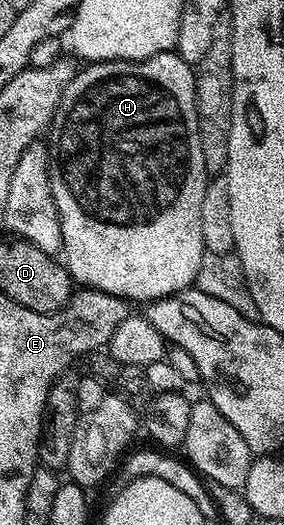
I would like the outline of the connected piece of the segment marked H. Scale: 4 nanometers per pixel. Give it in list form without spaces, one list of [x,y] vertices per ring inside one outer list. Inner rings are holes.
[[[178,52],[158,53],[156,57],[150,57],[144,61],[97,61],[88,64],[86,67],[80,68],[76,72],[73,83],[69,83],[69,87],[65,87],[65,95],[61,95],[61,103],[57,107],[55,116],[51,118],[49,126],[49,134],[51,133],[51,141],[49,140],[49,164],[51,166],[51,190],[53,191],[53,199],[55,206],[59,212],[59,222],[61,223],[61,235],[63,236],[63,248],[61,250],[62,264],[66,265],[67,272],[71,275],[71,280],[76,286],[96,289],[97,291],[105,291],[114,297],[121,297],[128,303],[134,301],[143,301],[142,303],[150,303],[159,301],[163,297],[171,297],[174,293],[180,293],[183,289],[190,289],[195,284],[195,276],[201,267],[201,259],[205,252],[202,233],[201,233],[201,203],[205,198],[206,187],[209,180],[209,174],[205,167],[205,155],[201,155],[201,139],[199,138],[199,128],[197,127],[197,107],[195,106],[195,70],[188,62],[182,61]]]

